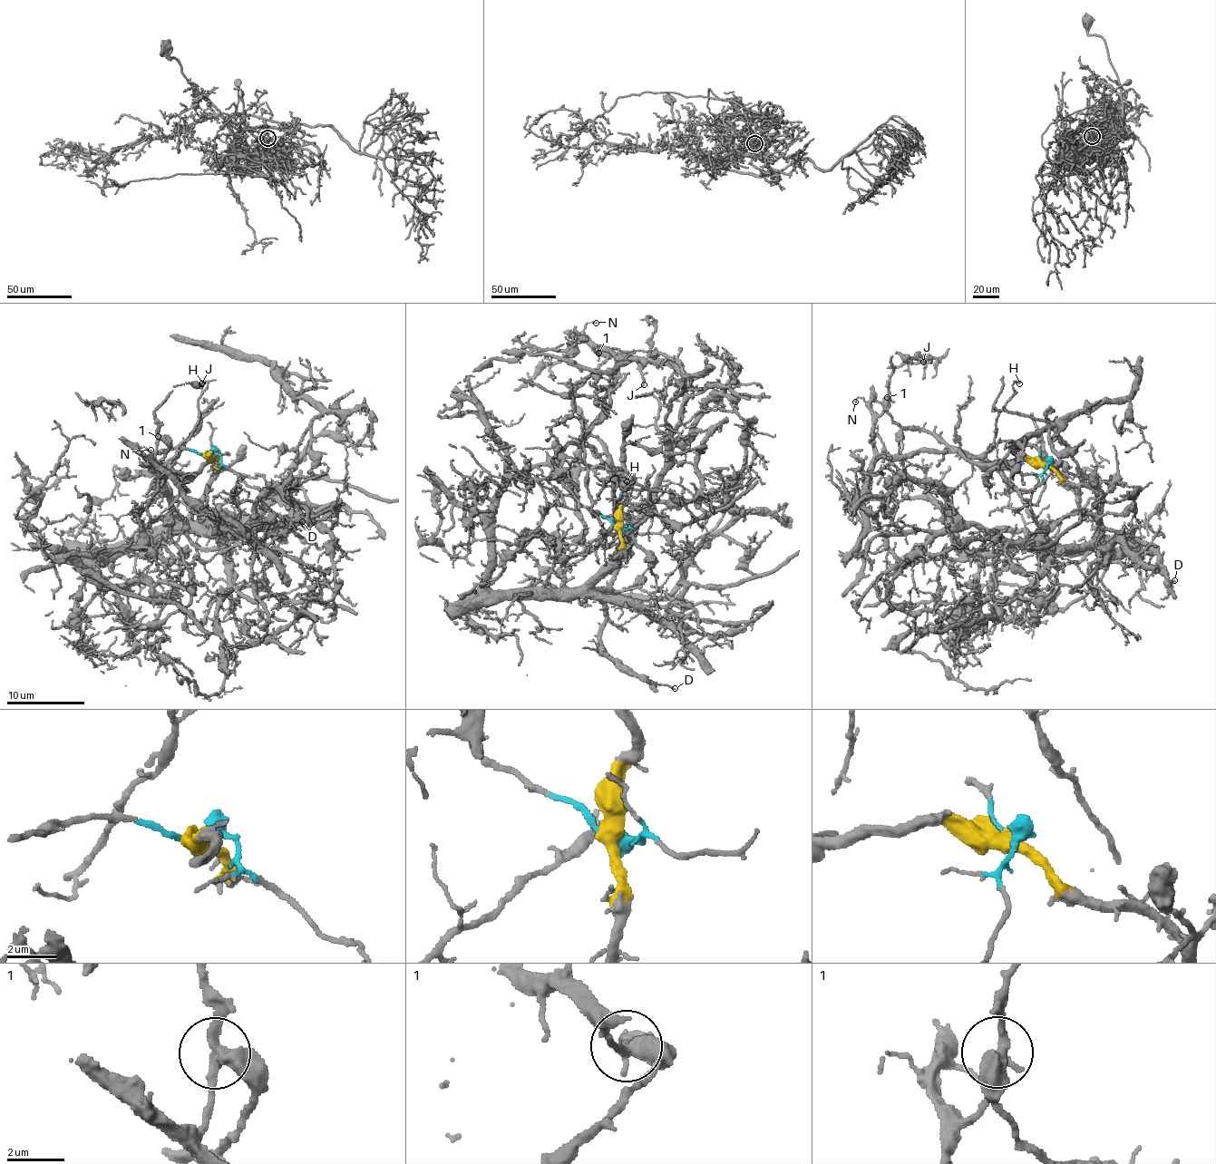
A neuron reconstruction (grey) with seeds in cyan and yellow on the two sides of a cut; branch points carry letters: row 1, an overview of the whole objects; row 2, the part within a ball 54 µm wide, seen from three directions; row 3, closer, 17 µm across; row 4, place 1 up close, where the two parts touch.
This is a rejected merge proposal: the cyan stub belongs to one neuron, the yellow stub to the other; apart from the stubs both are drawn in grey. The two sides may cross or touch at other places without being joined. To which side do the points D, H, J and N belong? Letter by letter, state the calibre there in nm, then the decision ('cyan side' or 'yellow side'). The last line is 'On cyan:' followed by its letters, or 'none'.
D: 120 nm thick; yellow side
H: 120 nm thick; cyan side
J: 170 nm thick; cyan side
N: 120 nm thick; cyan side
On cyan: H, J, N

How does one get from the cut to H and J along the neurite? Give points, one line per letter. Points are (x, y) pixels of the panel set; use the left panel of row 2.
H: (209, 453), (178, 449), (148, 456), (160, 468), (193, 430), (198, 398), (208, 384), (204, 380), (203, 383)
J: (209, 453), (148, 455), (182, 490), (156, 462), (154, 410), (172, 386), (202, 383)

